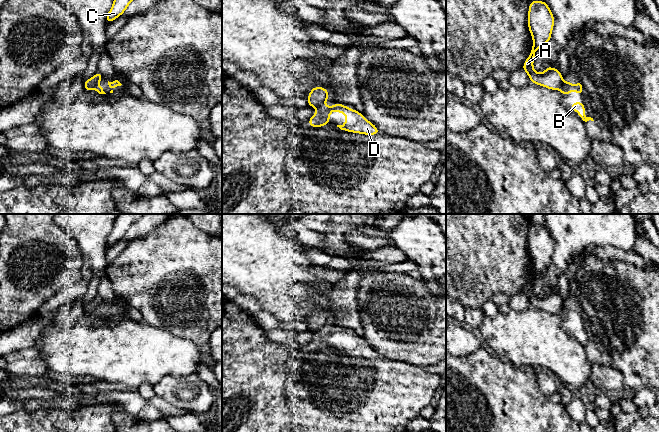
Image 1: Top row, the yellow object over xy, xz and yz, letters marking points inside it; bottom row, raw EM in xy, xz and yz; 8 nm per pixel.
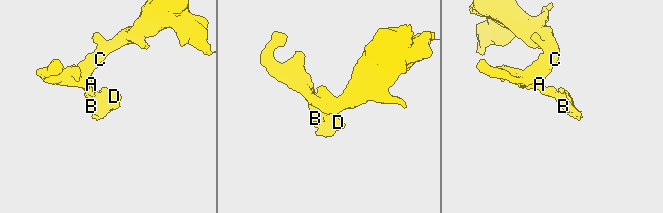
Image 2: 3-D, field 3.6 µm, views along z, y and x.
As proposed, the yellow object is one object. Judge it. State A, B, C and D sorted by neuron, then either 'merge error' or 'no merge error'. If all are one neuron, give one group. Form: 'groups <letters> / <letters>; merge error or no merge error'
groups A C / B D; merge error

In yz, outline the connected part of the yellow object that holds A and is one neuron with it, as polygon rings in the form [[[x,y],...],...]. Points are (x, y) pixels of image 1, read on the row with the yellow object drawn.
[[[532,0],[529,5],[527,19],[528,28],[533,39],[533,47],[530,49],[530,55],[525,60],[522,70],[528,74],[532,83],[551,90],[559,90],[563,82],[563,75],[558,69],[547,66],[545,71],[540,74],[533,67],[536,57],[535,51],[545,46],[552,39],[554,16],[545,1]]]

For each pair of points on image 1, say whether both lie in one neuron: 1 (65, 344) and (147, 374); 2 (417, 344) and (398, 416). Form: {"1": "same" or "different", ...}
{"1": "same", "2": "different"}

